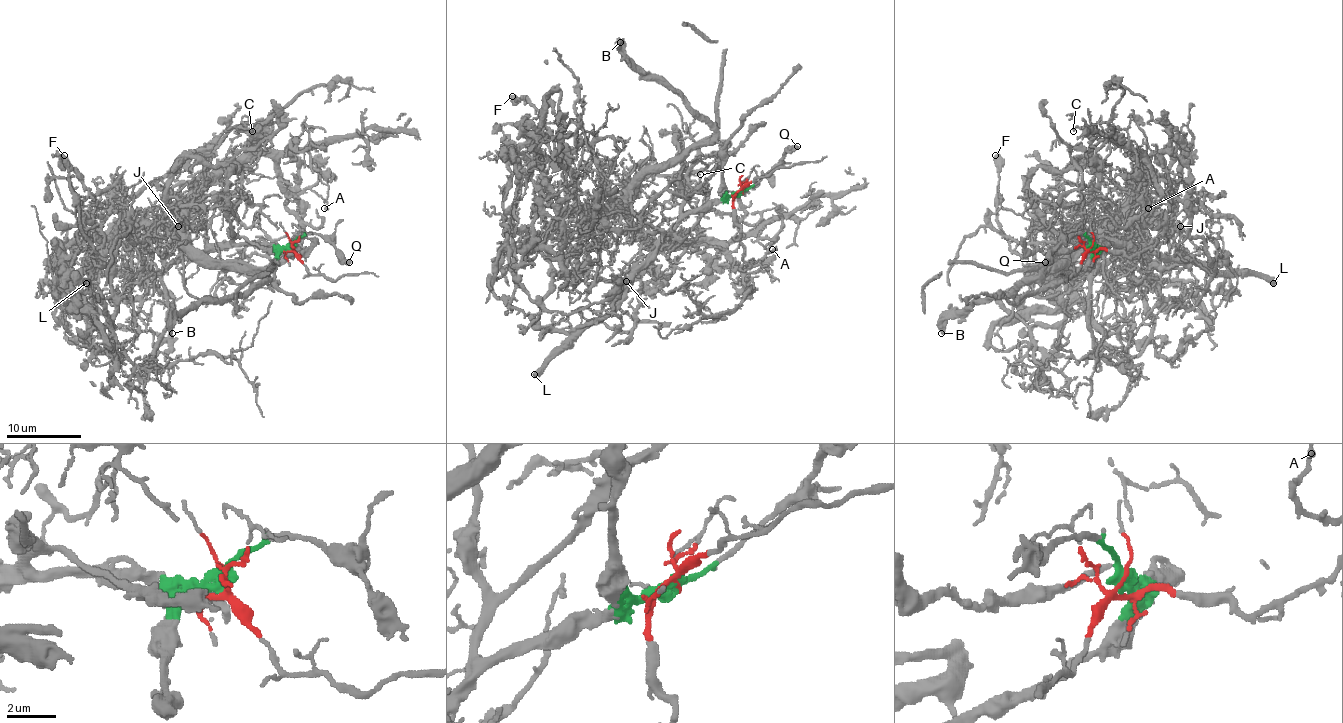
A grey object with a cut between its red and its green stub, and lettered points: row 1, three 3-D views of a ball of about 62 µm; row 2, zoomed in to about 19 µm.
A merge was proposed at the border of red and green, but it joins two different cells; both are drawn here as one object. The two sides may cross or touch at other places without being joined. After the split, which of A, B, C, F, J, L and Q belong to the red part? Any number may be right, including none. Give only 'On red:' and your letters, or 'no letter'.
On red: A, B, C, F, J

